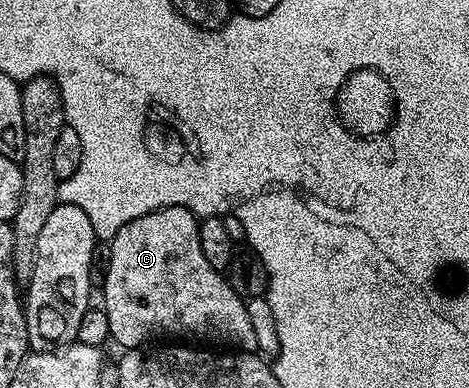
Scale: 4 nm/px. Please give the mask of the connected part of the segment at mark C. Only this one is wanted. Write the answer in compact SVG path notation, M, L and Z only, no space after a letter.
M164 207L143 217L135 217L135 221L125 223L123 229L115 233L110 242L111 263L106 271L103 295L109 335L121 349L136 349L150 341L160 340L157 339L160 335L169 334L178 335L181 341L196 341L201 345L232 349L237 353L257 351L255 328L251 326L251 317L247 317L246 300L235 293L228 278L216 271L211 261L207 261L199 245L198 222L198 216L186 207Z

